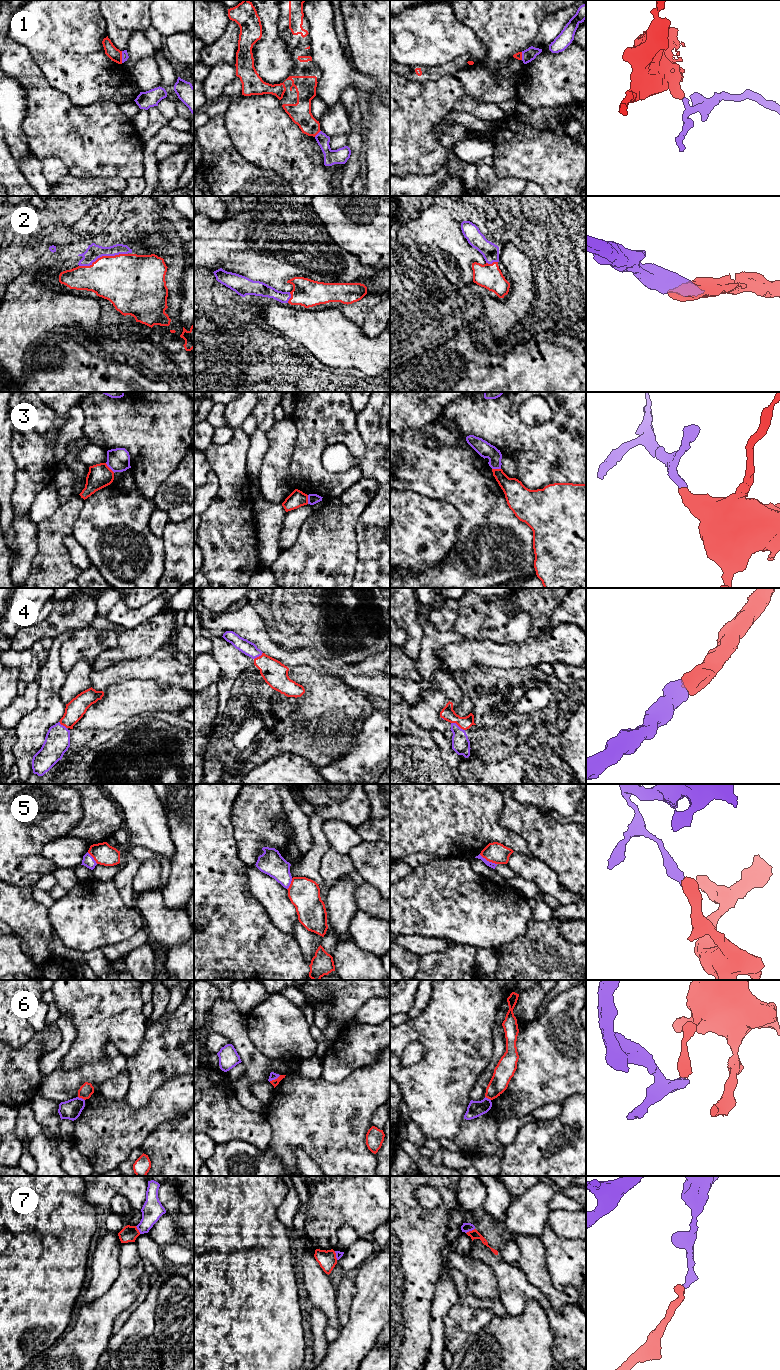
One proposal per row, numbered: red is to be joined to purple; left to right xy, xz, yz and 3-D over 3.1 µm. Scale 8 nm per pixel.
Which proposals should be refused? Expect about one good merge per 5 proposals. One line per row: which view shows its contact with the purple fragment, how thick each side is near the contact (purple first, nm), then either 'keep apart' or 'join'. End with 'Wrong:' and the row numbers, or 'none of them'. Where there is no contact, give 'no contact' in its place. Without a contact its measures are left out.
1: contact in xy; calibres 50 and 100 nm; keep apart
2: contact in xy; calibres 120 and 400 nm; join
3: contact in xy; calibres 190 and 190 nm; keep apart
4: contact in yz; calibres 140 and 110 nm; join
5: contact in yz; calibres 50 and 170 nm; keep apart
6: contact in xz; calibres 60 and 50 nm; keep apart
7: contact in yz; calibres 80 and 80 nm; keep apart
Wrong: 1, 3, 5, 6, 7

